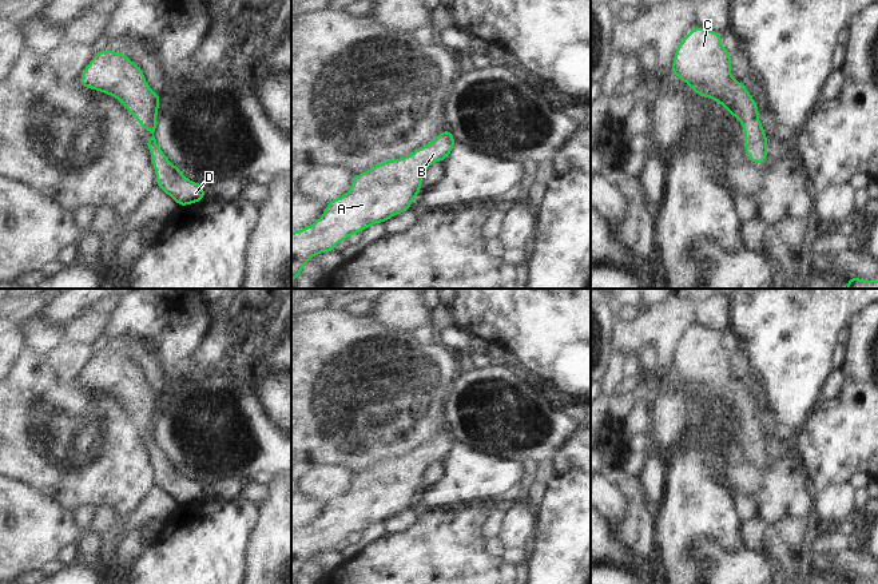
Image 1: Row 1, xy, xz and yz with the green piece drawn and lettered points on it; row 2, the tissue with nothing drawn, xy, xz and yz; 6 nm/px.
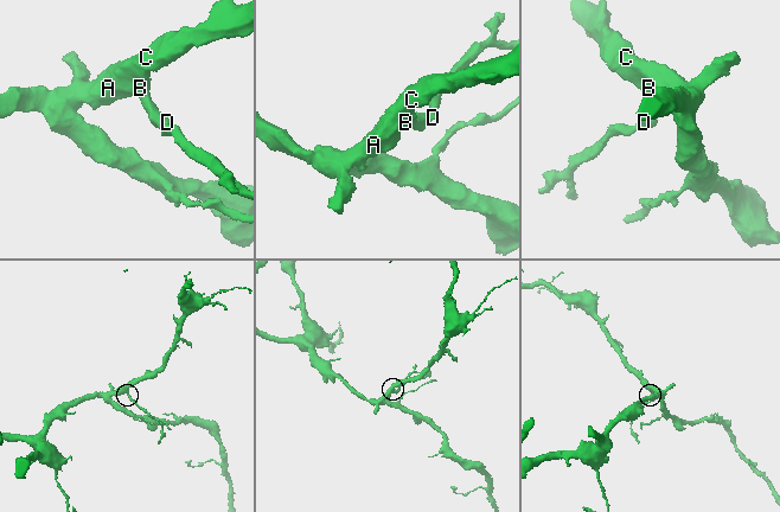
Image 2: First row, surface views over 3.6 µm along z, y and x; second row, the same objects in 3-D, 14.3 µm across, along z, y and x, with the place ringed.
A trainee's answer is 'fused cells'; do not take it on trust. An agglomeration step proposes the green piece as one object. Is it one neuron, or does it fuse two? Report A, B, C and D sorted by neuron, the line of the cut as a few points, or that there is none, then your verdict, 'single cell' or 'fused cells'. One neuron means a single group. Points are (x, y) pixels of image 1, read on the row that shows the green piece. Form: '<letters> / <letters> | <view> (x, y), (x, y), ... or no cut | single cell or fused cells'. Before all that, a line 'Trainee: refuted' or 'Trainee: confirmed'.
Trainee: refuted
A B C D | no cut | single cell

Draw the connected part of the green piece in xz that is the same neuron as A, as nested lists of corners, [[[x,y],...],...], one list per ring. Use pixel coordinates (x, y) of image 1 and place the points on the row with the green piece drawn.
[[[445,128],[437,139],[410,155],[380,162],[373,168],[353,175],[347,194],[329,200],[325,212],[313,225],[291,233],[291,281],[301,278],[302,267],[317,254],[331,253],[337,243],[349,239],[353,234],[361,234],[376,223],[385,223],[394,215],[410,210],[412,199],[422,191],[421,184],[428,167],[434,162],[445,162],[456,144],[452,131]]]

